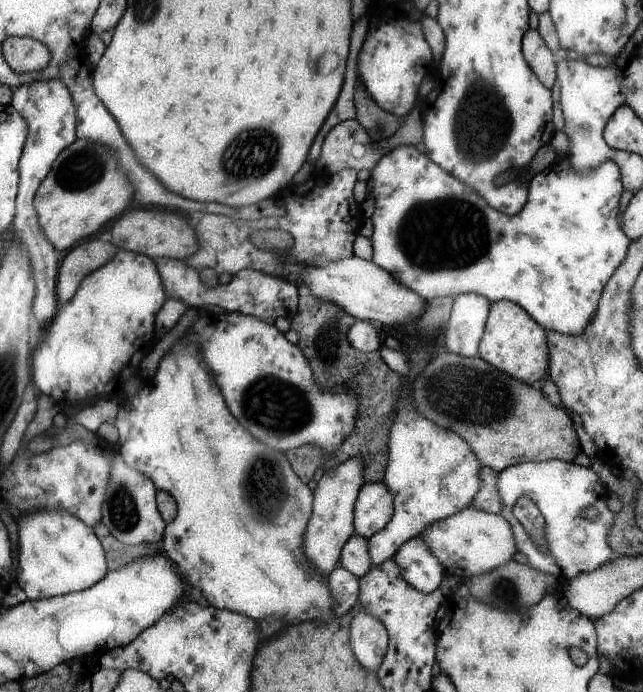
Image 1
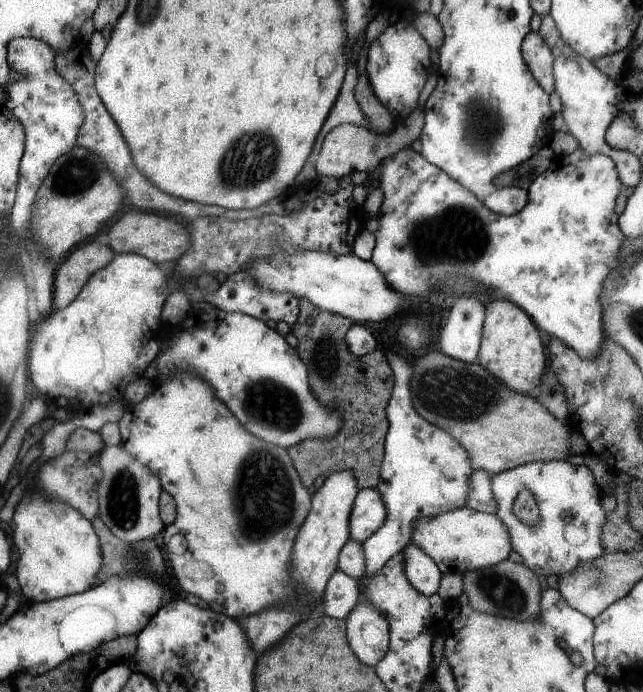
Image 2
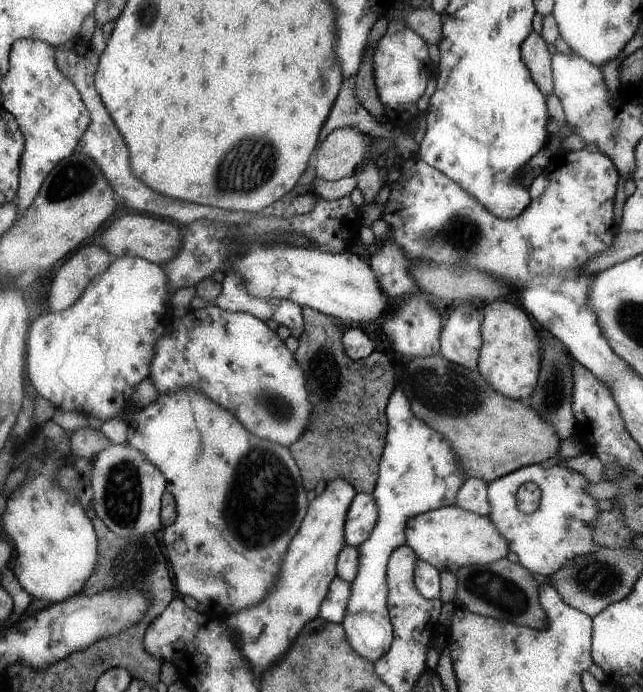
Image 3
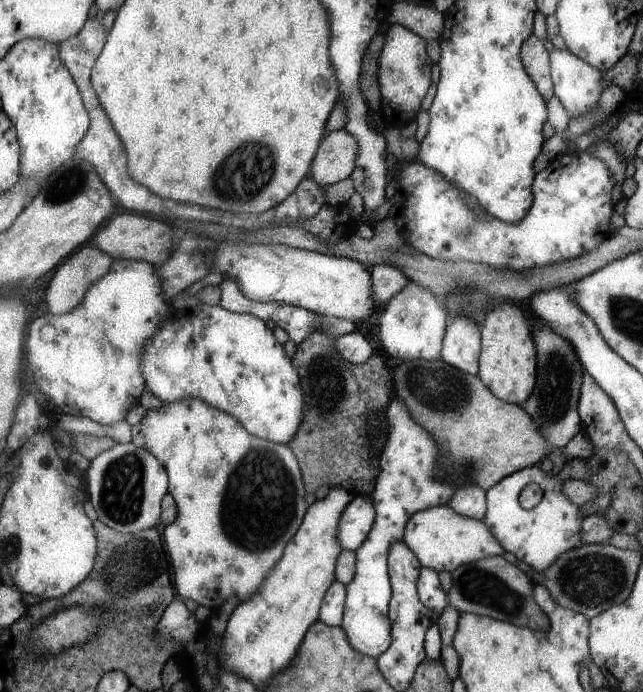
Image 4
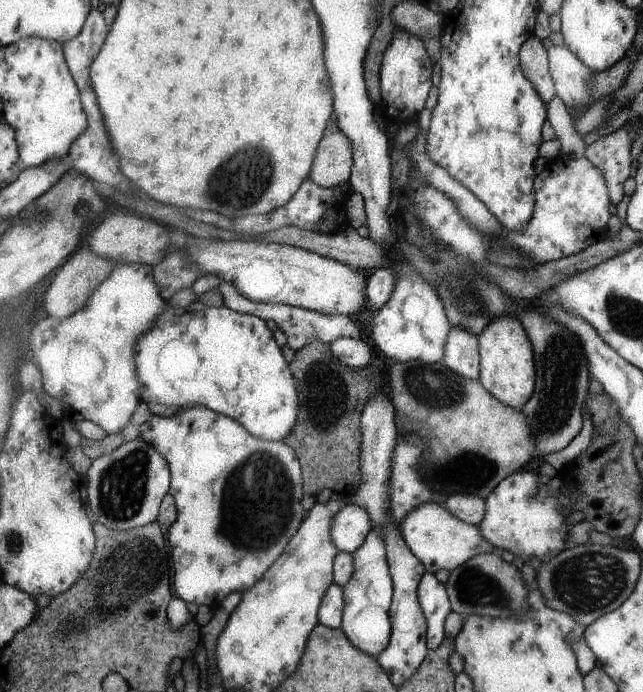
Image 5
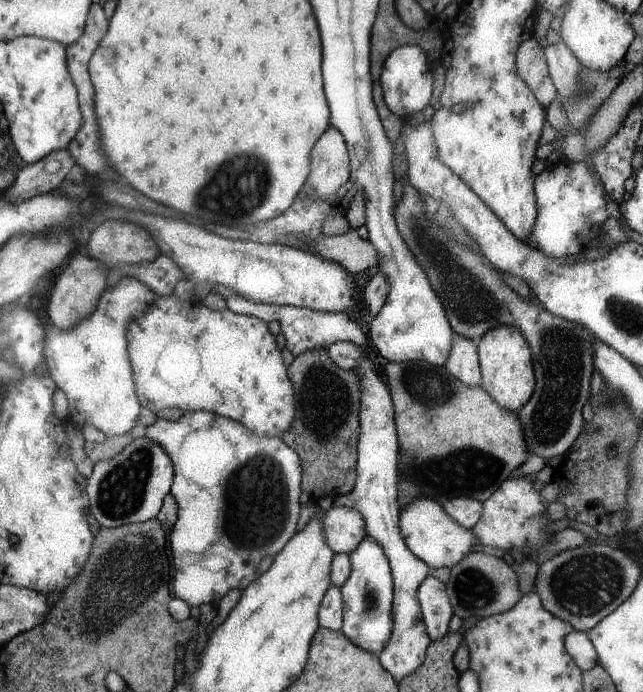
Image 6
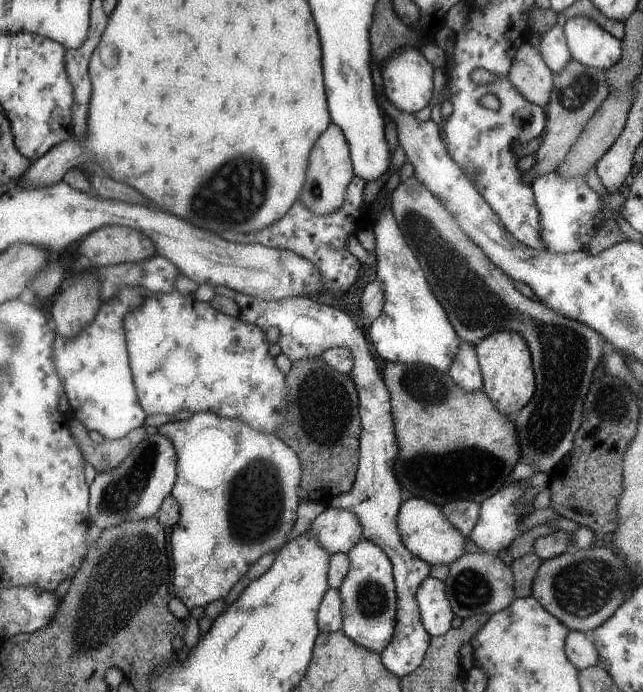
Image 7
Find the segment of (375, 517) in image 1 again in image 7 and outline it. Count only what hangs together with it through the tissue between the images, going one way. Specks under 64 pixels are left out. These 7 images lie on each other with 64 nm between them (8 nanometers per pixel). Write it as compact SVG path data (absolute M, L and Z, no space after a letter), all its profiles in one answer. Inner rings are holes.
M327 506L313 522L307 534L313 534L317 542L333 554L349 554L349 550L363 538L363 526L349 510Z

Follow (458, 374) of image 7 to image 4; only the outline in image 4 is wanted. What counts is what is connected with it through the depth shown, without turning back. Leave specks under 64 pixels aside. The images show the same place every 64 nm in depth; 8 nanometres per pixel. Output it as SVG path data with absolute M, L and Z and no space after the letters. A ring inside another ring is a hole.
M453 318L445 328L441 360L469 376L479 372L479 352L481 352L481 326L471 318Z

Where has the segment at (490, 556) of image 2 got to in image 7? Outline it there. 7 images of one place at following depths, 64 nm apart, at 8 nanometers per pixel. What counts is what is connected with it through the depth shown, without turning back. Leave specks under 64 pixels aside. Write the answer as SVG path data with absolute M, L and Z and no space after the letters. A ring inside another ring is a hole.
M405 498L399 512L397 512L397 524L399 524L399 538L403 546L417 558L425 560L429 566L441 564L441 566L451 566L457 558L465 554L465 536L443 516L441 508L425 498Z

